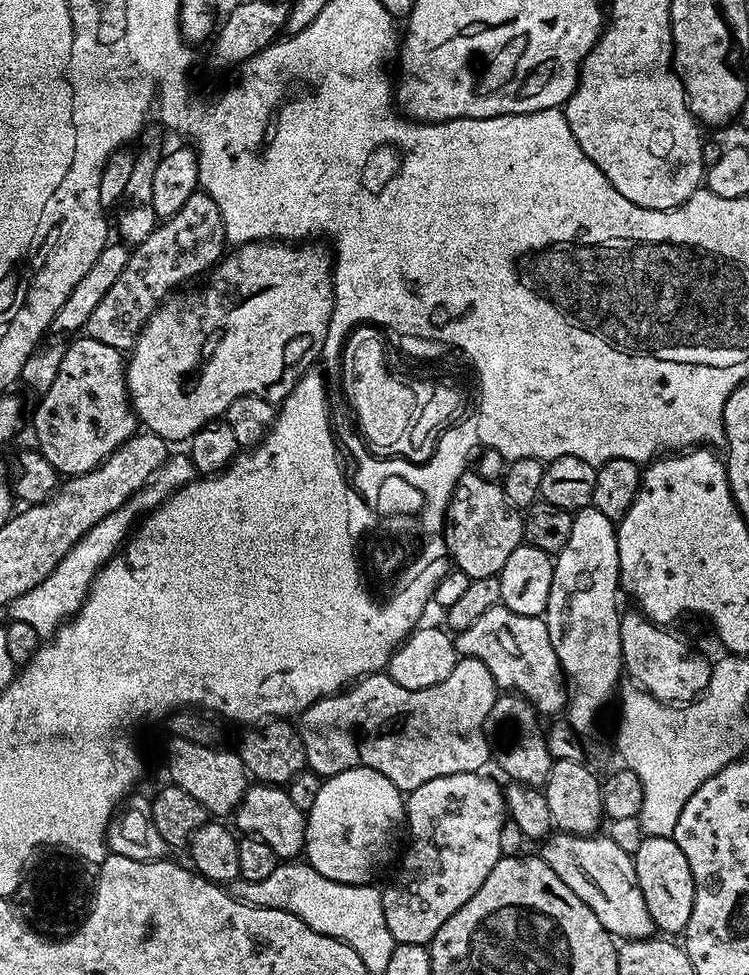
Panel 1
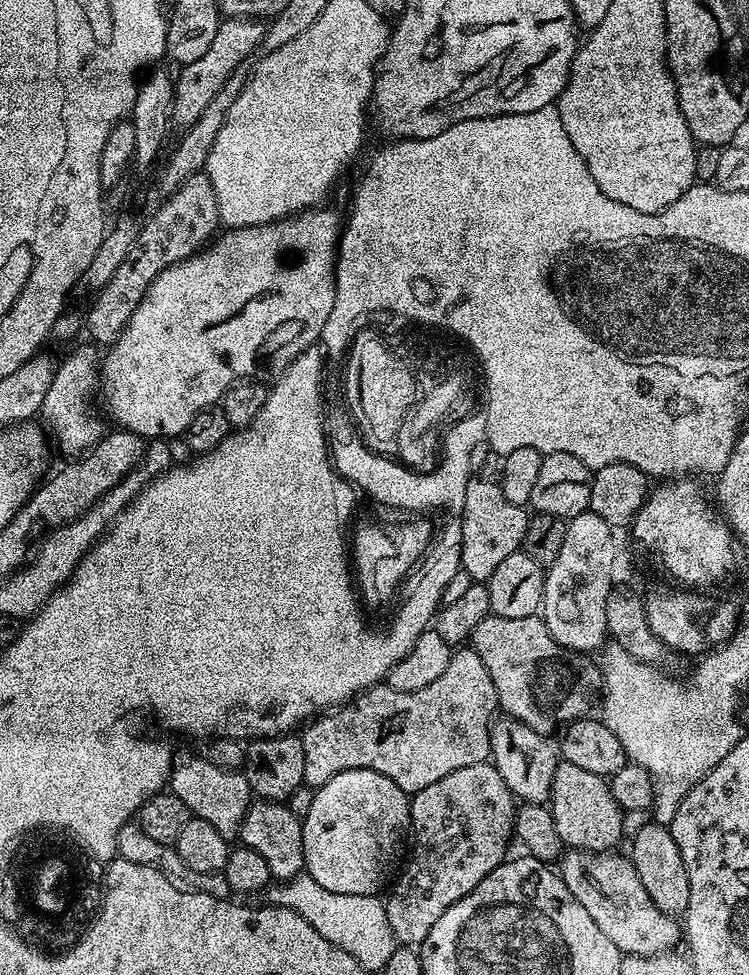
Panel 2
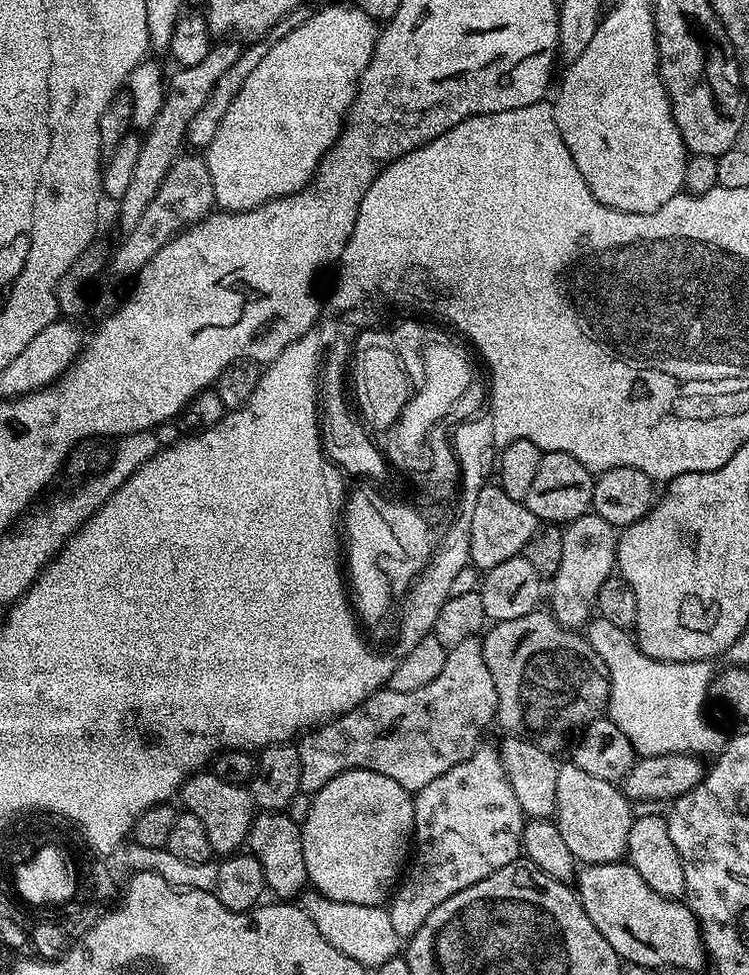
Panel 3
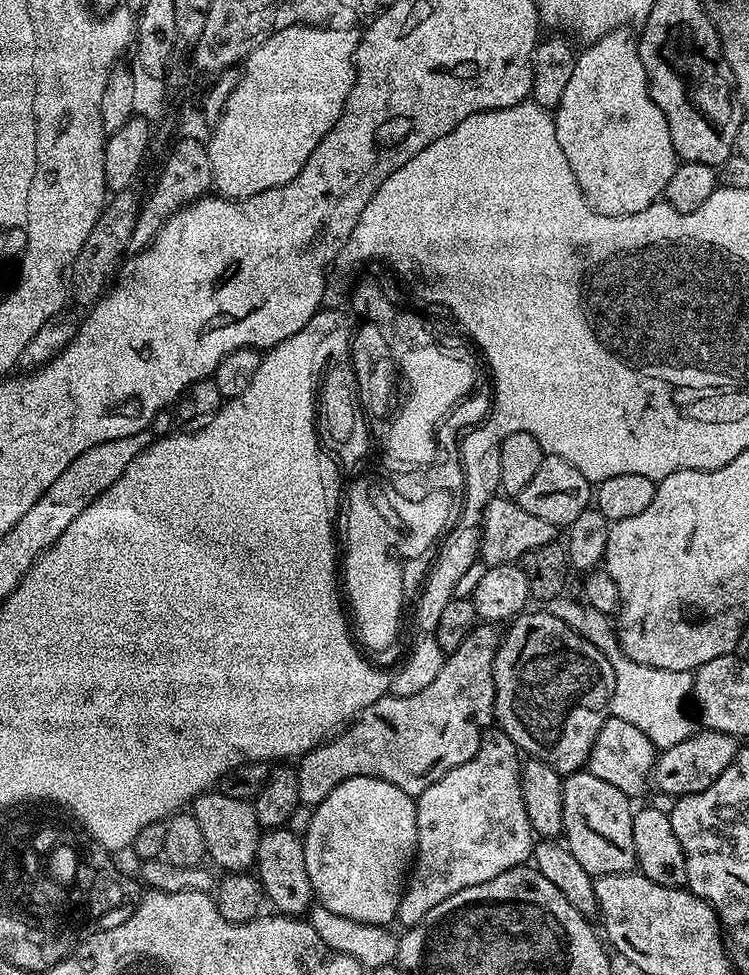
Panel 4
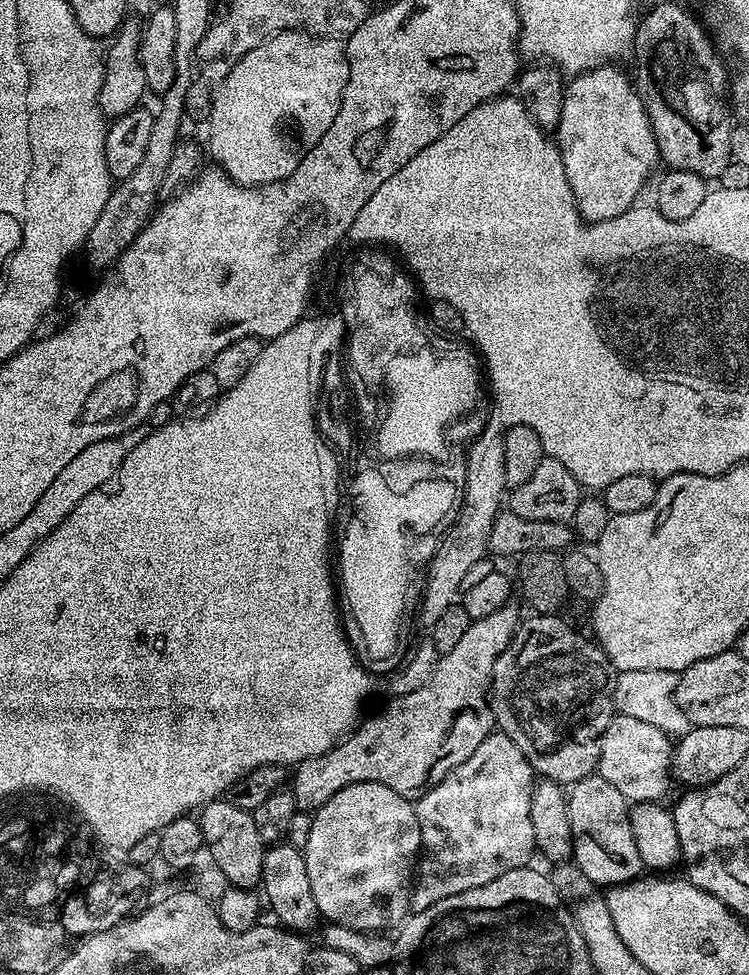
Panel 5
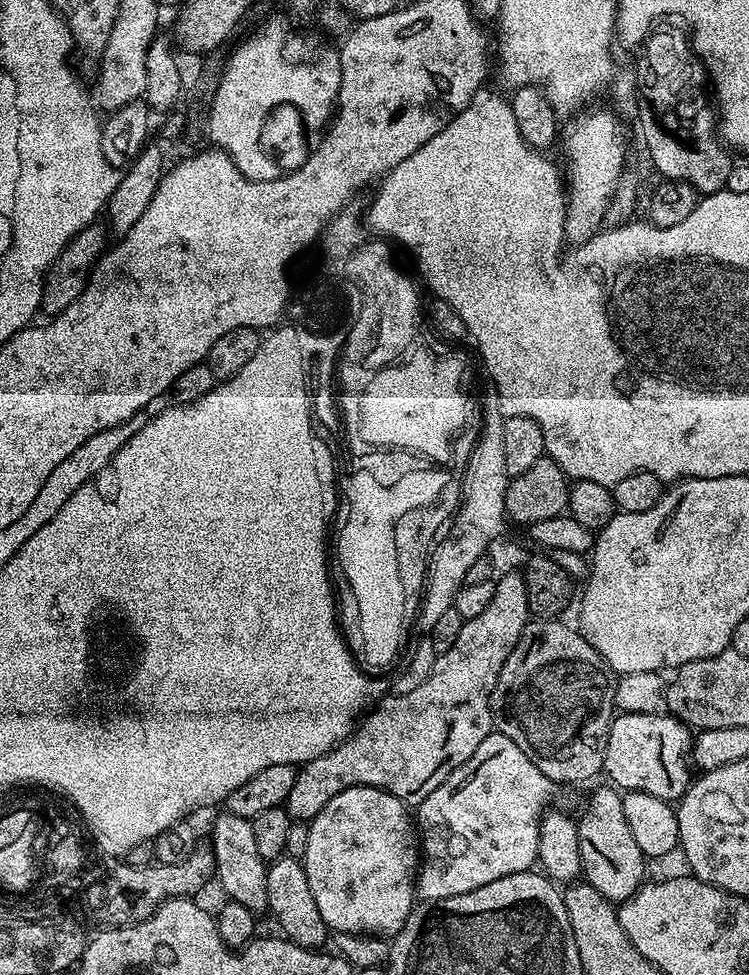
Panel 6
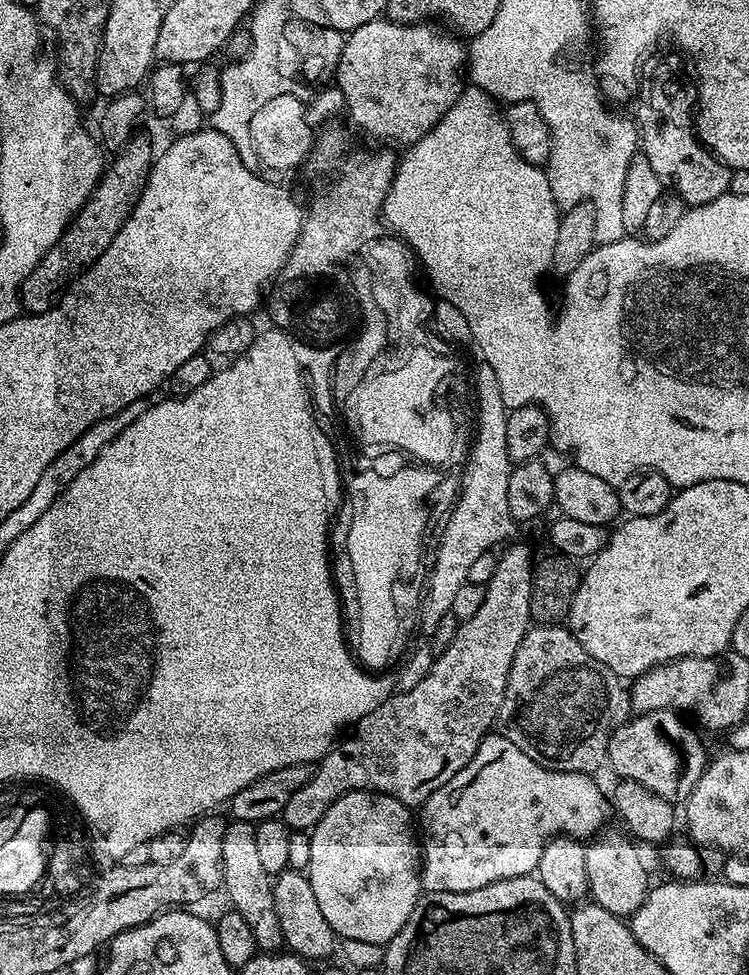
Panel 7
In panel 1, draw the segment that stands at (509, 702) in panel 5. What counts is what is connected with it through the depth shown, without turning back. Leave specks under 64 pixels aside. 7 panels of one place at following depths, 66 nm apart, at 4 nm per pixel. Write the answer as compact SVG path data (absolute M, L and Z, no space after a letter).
M497 606L486 610L486 614L482 614L482 618L478 618L466 630L455 633L454 639L456 651L460 656L478 658L478 662L482 662L486 666L486 670L490 670L497 689L529 700L533 708L540 714L545 714L544 712L560 714L565 711L570 697L569 685L566 683L563 667L551 645L550 634L547 633L547 622L543 618L514 614L514 610Z

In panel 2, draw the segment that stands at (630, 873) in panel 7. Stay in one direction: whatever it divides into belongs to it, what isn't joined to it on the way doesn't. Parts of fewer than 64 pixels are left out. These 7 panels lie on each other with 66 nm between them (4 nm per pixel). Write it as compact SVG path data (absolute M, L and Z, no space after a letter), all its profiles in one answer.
M560 760L554 770L550 807L558 838L562 838L569 849L578 852L606 852L615 849L616 843L624 836L624 812L612 794L611 783L605 777L590 774L590 770L581 770L579 766L565 760Z

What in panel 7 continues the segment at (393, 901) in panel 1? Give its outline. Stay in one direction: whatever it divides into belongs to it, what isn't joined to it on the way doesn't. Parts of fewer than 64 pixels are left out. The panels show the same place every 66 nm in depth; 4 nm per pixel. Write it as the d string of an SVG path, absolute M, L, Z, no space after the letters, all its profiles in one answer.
M489 734L478 746L474 758L446 782L419 809L422 833L420 882L425 893L482 890L494 882L531 876L542 858L542 850L553 836L573 836L584 842L595 837L610 816L610 800L586 772L559 772L544 768L530 754L522 754L510 738Z

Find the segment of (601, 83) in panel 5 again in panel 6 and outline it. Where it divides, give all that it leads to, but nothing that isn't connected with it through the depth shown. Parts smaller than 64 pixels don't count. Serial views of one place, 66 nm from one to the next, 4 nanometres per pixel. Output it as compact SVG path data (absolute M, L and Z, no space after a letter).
M591 108L573 115L565 136L564 133L562 136L562 144L564 140L566 152L572 159L570 178L568 177L570 187L566 192L564 206L564 234L567 243L572 246L585 244L601 231L608 218L608 207L621 186L620 175L624 172L624 159L628 156L628 132L623 124L625 121L619 115L616 117L608 108Z

